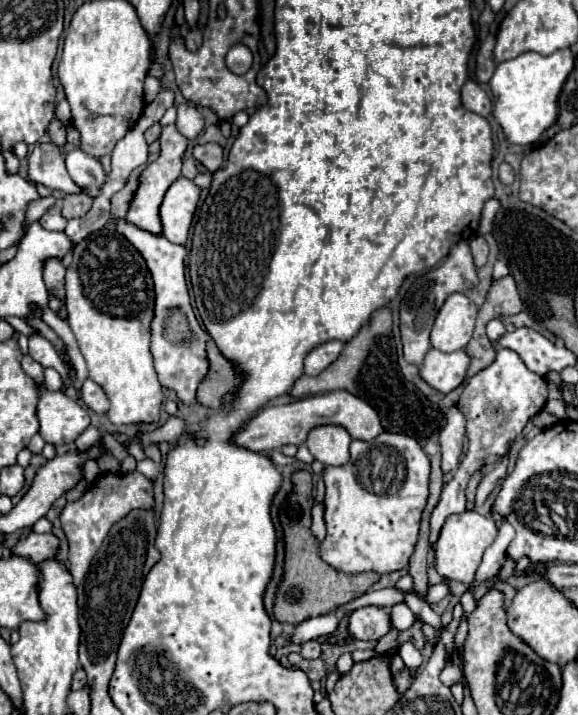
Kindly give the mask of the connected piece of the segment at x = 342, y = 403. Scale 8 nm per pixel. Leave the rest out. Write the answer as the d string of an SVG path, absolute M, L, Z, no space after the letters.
M334 390L334 392L326 392L326 394L308 396L308 398L290 402L290 404L266 406L252 420L248 420L248 424L240 432L236 432L234 442L238 446L244 446L254 452L268 452L274 448L282 448L286 444L300 446L300 444L304 444L304 440L312 428L324 426L324 424L344 426L354 440L372 440L382 432L378 414L372 406L368 406L364 400L356 398L354 394L350 394L346 390Z

